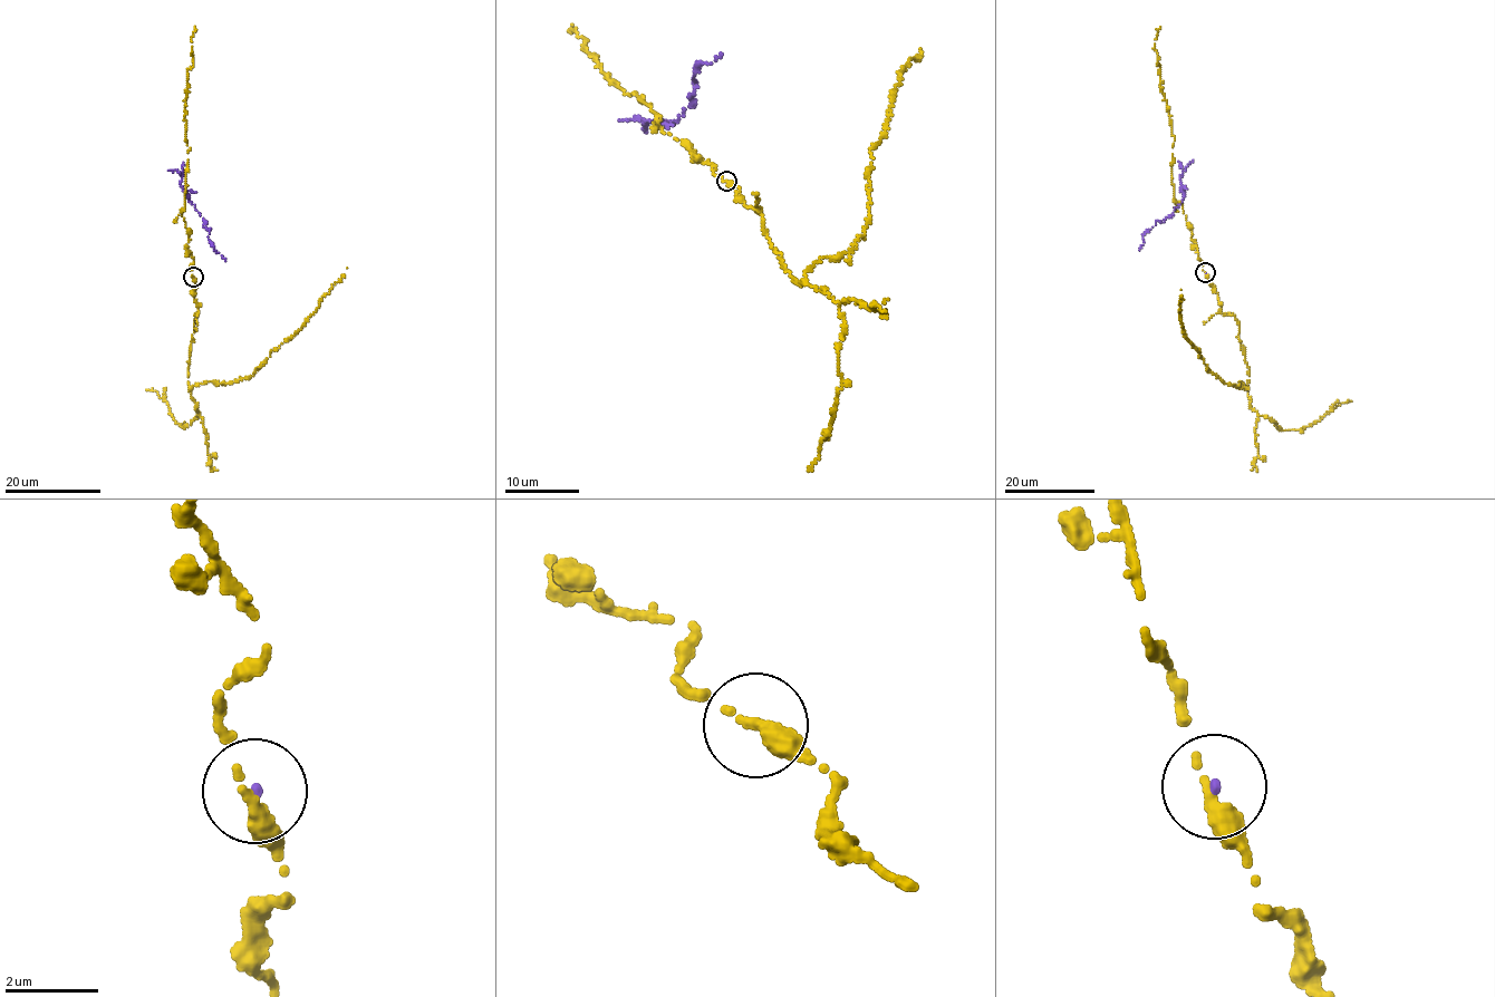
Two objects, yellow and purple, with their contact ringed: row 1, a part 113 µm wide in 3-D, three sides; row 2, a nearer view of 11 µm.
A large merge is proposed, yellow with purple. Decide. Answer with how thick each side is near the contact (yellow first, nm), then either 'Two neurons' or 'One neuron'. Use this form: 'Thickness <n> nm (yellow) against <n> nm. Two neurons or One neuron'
Thickness 260 nm (yellow) against 100 nm. One neuron

